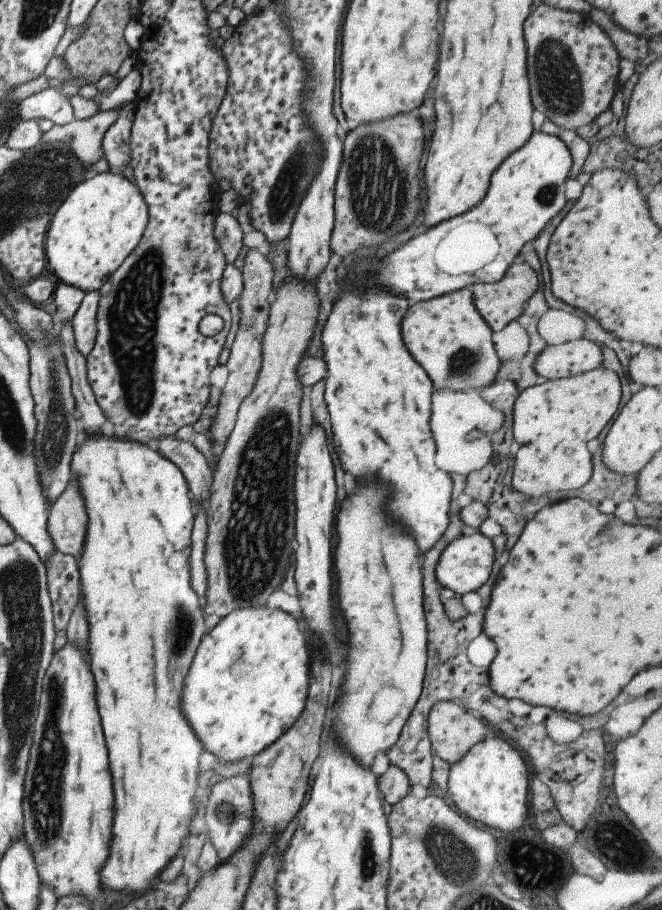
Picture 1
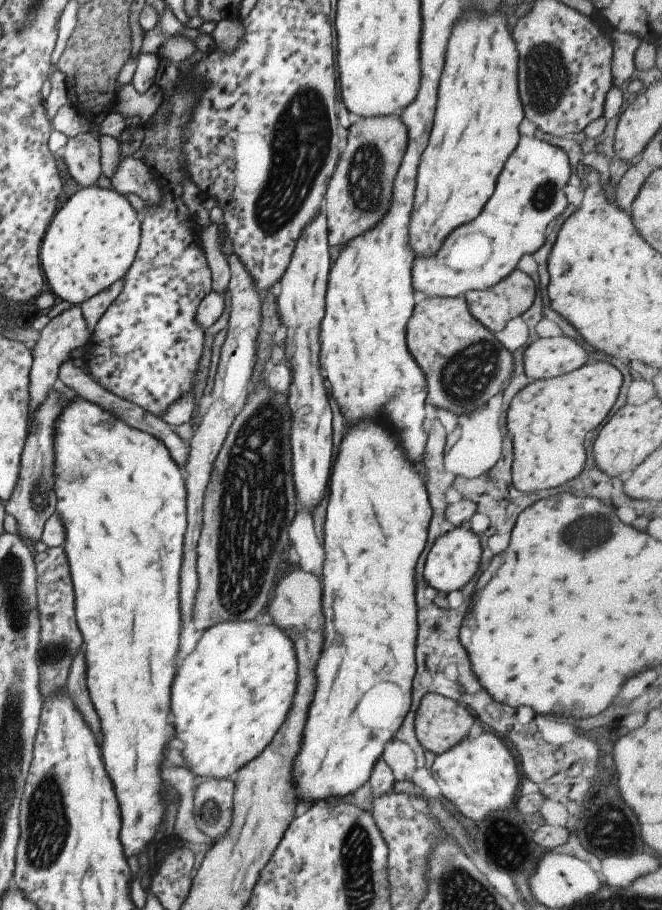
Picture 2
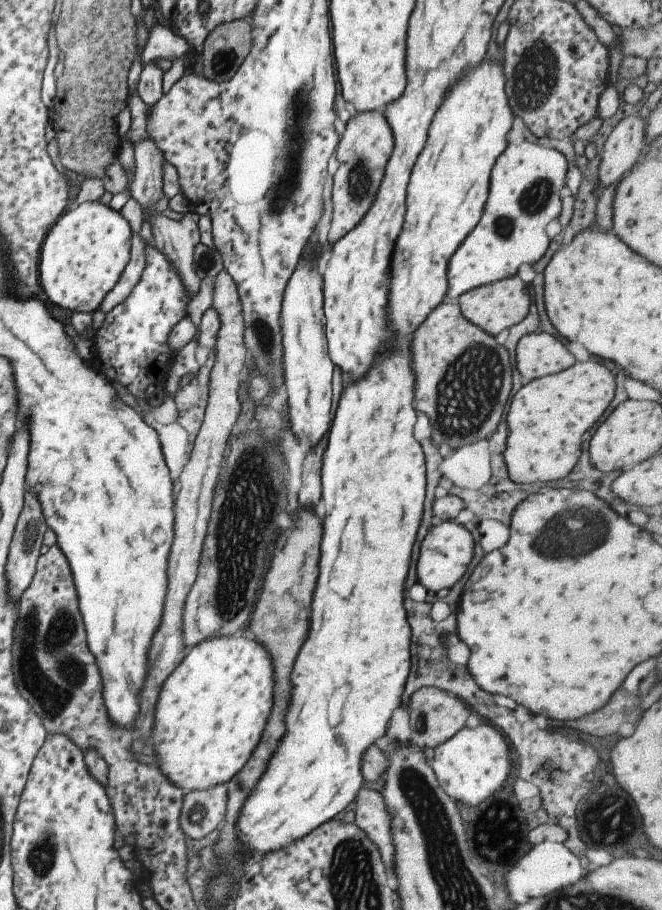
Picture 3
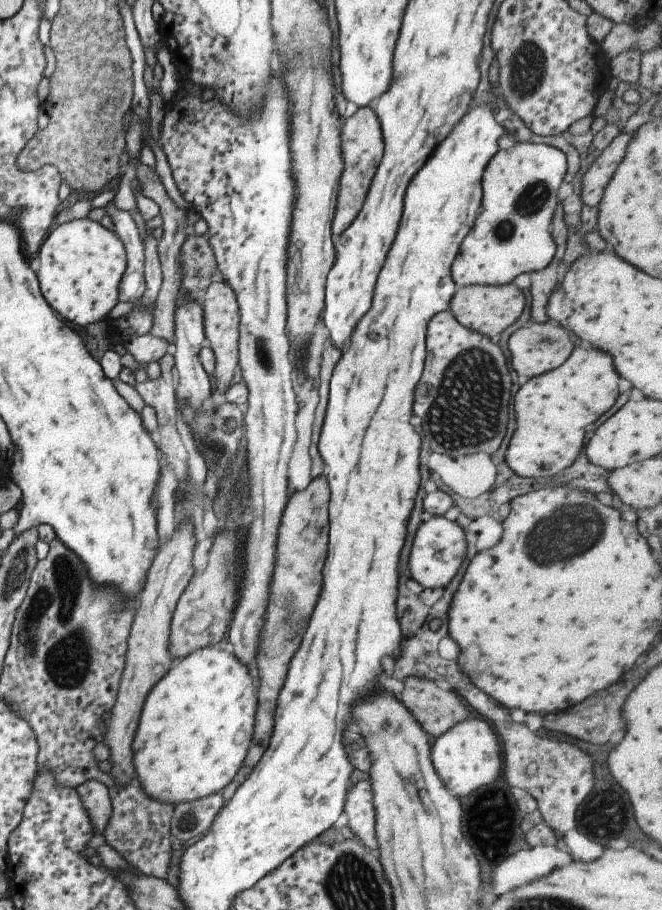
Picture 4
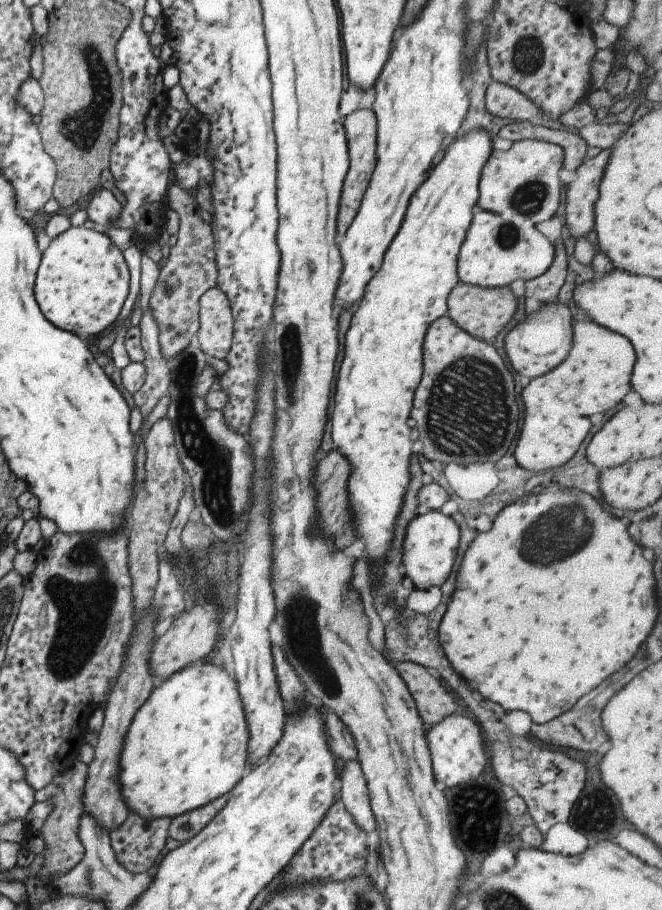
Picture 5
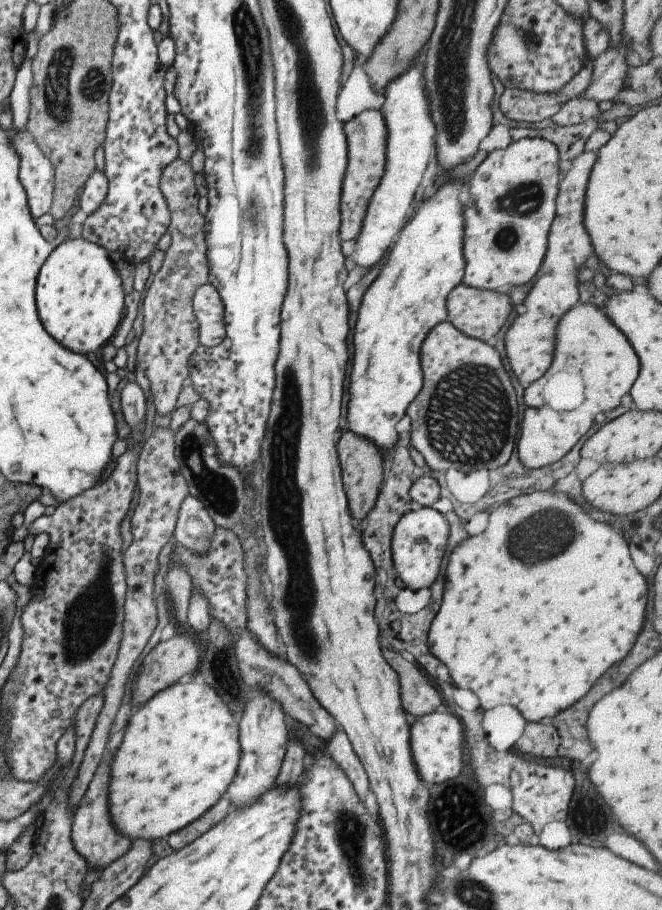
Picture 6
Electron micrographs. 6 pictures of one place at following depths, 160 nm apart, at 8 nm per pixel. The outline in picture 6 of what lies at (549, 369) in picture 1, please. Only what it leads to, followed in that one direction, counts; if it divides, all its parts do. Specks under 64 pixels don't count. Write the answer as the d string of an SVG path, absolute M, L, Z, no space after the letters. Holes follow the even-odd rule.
M581 151L570 160L569 170L561 174L555 203L556 213L550 224L544 259L540 270L531 280L529 292L522 300L525 312L515 315L504 334L505 358L523 388L543 376L543 372L549 368L557 323L579 300L577 272L579 268L583 268L585 260L593 251L589 235L583 226L583 203L587 179L595 159L596 154L592 151Z

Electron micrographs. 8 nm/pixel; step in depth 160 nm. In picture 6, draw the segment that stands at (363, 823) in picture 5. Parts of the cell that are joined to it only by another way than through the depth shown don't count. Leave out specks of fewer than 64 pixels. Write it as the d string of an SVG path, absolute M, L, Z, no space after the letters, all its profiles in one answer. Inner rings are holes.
M337 728L337 732L333 732L333 736L328 738L325 749L344 772L346 778L349 779L358 798L363 800L369 784L367 784L363 766L357 760L357 756L353 754L353 750L351 750L351 746L347 742L347 736L341 732L341 728Z

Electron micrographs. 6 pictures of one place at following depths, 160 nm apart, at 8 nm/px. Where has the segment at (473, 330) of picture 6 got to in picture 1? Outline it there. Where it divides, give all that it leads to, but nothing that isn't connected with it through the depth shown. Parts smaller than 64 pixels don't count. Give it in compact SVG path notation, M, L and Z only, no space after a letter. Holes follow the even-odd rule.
M511 263L505 274L494 283L473 283L470 286L473 306L479 316L485 321L491 332L501 330L509 321L515 321L521 314L526 300L536 291L538 287L538 274L534 266Z

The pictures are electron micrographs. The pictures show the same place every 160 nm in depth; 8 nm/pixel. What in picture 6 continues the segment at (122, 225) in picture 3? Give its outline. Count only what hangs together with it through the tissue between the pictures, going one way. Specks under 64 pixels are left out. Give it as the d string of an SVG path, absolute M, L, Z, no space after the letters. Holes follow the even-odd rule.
M81 237L60 243L43 262L37 282L35 282L35 306L41 320L41 326L63 344L63 348L69 348L73 352L89 354L100 351L101 347L111 341L113 334L123 314L123 290L118 271L109 259L108 252L99 245L94 245Z

